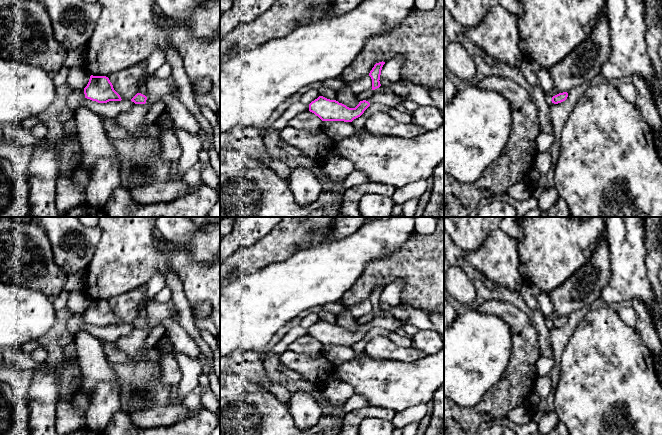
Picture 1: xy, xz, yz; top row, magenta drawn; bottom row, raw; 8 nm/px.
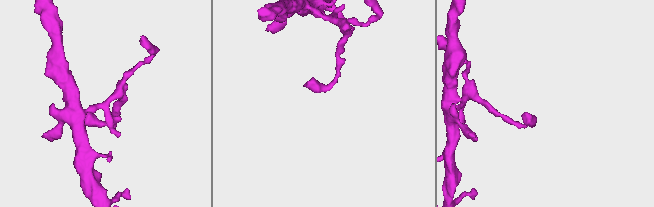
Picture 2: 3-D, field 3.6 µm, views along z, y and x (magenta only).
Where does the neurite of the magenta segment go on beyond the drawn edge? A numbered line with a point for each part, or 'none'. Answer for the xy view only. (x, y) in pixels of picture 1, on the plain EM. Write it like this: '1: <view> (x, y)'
none

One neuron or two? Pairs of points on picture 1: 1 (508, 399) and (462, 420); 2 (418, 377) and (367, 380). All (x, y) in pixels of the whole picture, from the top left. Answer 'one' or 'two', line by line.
1: one
2: one

